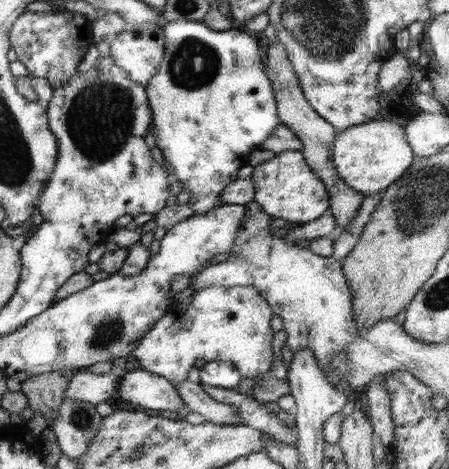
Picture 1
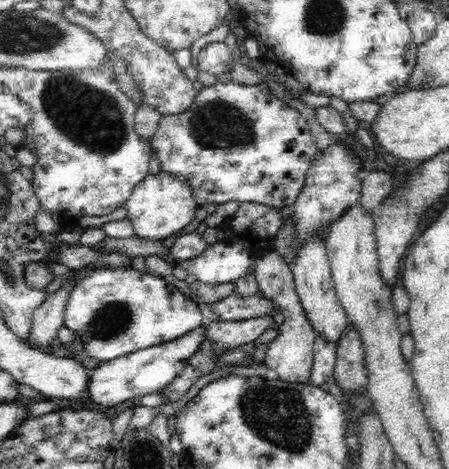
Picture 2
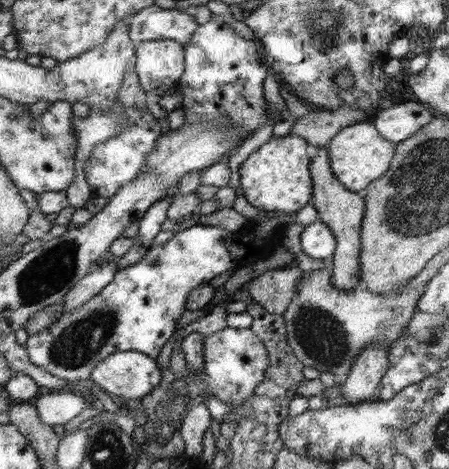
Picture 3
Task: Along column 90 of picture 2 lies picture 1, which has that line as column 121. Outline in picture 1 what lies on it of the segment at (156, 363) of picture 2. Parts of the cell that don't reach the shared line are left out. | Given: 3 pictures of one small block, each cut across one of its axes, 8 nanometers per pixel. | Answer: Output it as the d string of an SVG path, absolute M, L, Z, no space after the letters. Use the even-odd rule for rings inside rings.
M142 367L120 376L116 397L126 404L157 411L173 410L178 413L185 406L170 381L158 374L146 372Z

